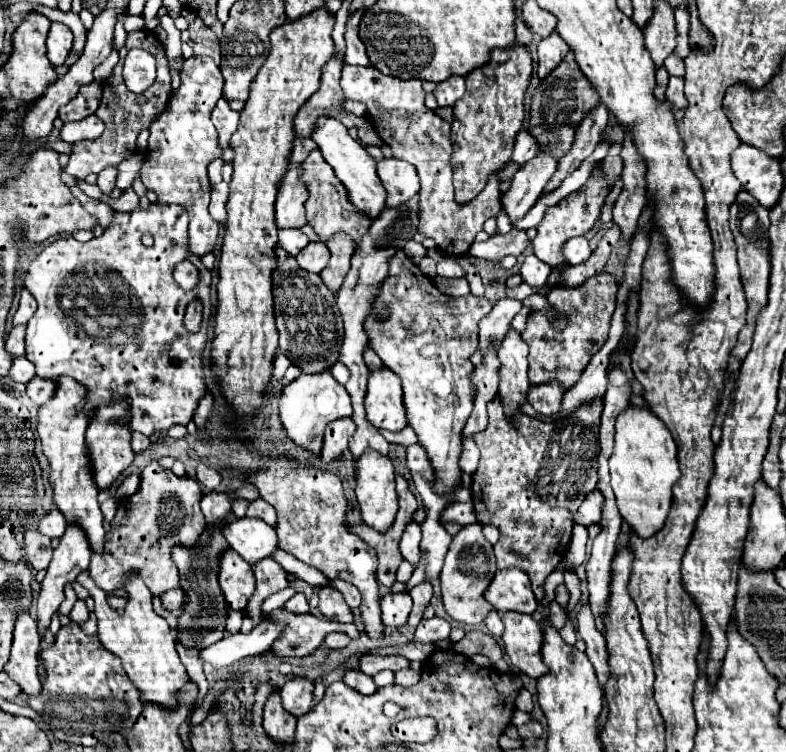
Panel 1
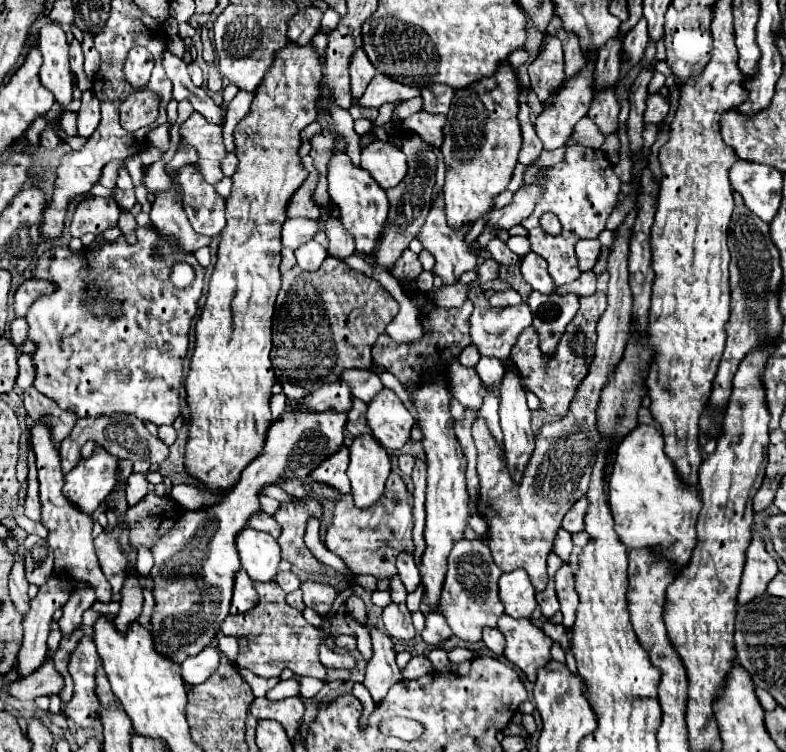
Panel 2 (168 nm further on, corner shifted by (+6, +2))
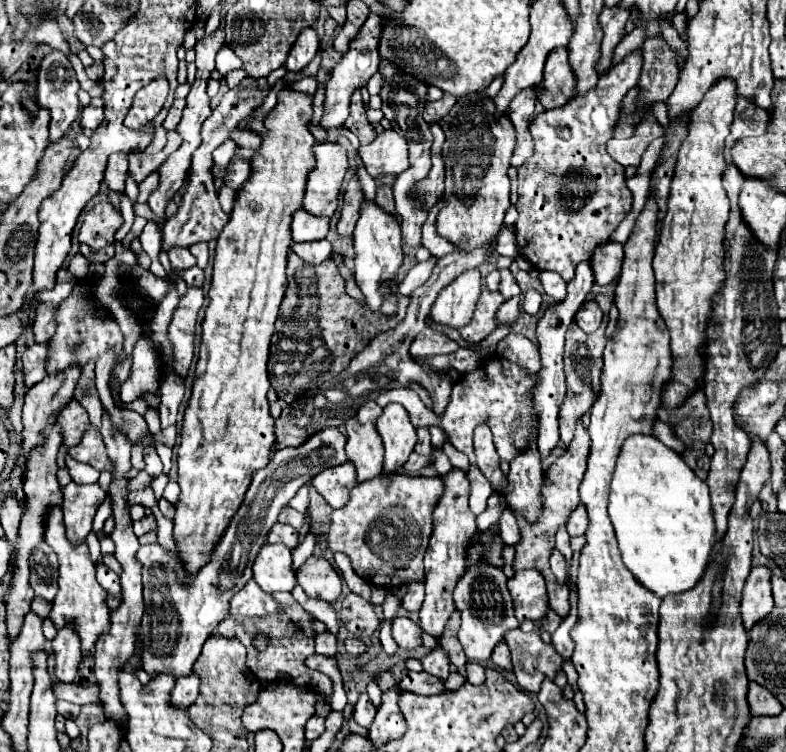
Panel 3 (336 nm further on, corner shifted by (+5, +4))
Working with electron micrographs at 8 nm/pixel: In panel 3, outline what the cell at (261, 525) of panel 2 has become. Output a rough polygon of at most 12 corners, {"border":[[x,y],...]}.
{"border":[[276,523],[268,543],[282,543],[296,549],[298,531],[290,525]]}

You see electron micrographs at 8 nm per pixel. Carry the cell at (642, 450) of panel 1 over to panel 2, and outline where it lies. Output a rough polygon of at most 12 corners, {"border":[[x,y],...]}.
{"border":[[637,425],[615,449],[617,537],[683,567],[699,493],[665,439]]}

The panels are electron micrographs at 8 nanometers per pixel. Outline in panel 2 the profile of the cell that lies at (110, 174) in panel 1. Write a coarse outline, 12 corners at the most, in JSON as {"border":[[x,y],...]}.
{"border":[[111,161],[103,167],[99,183],[113,189],[117,169],[123,161]]}

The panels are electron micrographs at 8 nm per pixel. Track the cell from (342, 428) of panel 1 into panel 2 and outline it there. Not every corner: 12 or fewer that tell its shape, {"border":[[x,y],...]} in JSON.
{"border":[[349,449],[325,459],[311,479],[329,483],[339,493],[349,493],[345,475]]}

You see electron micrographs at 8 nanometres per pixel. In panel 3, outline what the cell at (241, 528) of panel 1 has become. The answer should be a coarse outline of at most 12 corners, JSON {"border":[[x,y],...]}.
{"border":[[266,543],[254,581],[266,593],[292,591],[296,573],[286,545]]}

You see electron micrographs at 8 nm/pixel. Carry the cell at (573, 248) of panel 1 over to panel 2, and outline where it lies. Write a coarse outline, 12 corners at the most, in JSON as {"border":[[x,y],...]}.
{"border":[[597,239],[577,243],[581,271],[593,269],[601,243]]}

